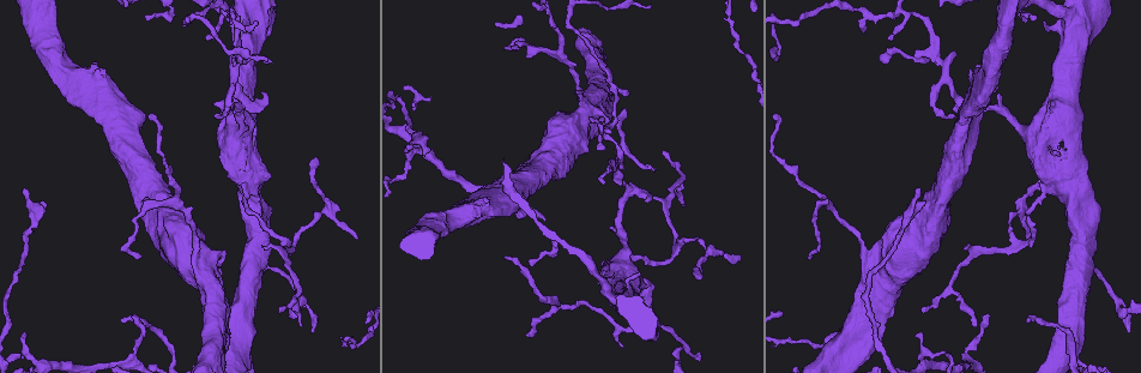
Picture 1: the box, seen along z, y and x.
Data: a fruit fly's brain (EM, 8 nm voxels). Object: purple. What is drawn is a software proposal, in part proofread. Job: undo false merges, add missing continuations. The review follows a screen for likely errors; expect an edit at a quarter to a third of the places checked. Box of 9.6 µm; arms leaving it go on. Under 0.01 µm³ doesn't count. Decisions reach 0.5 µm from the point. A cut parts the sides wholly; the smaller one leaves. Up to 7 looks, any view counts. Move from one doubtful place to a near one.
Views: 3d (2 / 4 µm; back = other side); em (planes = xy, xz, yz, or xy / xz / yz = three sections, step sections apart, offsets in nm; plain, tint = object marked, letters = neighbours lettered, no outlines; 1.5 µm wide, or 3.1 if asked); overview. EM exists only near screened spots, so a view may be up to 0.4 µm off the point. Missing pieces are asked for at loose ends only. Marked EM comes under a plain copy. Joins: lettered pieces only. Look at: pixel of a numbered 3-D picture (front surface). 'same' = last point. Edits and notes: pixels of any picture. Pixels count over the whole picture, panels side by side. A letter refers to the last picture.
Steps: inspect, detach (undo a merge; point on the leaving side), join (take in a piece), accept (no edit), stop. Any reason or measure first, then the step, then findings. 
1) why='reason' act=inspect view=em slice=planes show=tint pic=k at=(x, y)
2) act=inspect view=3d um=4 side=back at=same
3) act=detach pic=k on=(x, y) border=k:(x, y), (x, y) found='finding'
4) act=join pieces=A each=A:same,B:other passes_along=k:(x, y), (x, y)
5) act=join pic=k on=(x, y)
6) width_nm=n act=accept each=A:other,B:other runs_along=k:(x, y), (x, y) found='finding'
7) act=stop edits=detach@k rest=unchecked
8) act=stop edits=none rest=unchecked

why='branch stops here' act=inspect view=3d um=4 side=back pic=1 at=(639, 271)

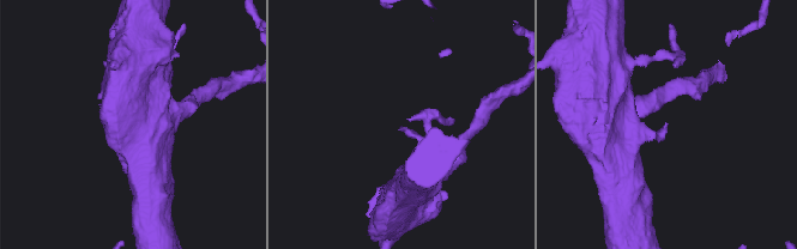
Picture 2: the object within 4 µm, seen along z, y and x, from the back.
why='shape alone is not enough' act=inspect view=em slice=planes show=letters pic=2 at=(666, 123)

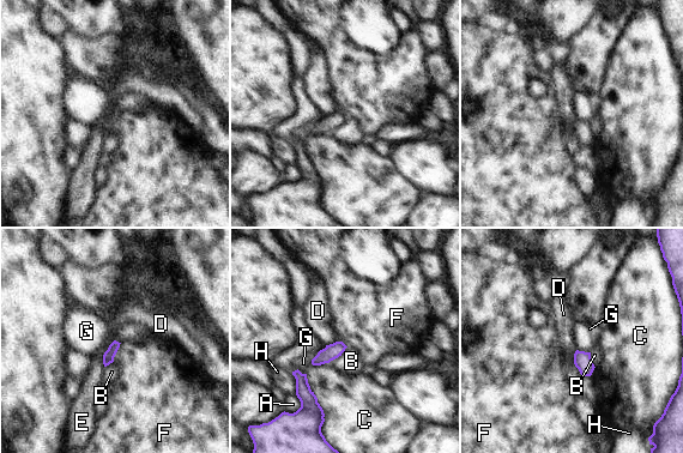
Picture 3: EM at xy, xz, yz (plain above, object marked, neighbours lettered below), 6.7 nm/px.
act=accept each=A:other,B:other,C:other,D:other,E:other,F:other,G:other,H:other border=3:(109, 346), (103, 355), (104, 367) found='no lettered piece goes on from it'

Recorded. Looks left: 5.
why='branch stops here' act=inspect view=3d um=2 side=back pic=1 at=(225, 258)

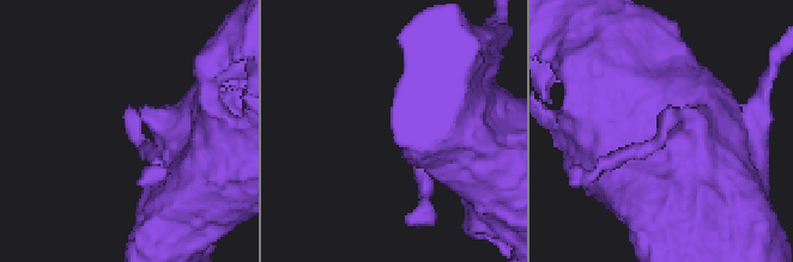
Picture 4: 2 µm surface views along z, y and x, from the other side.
why='now the EM' act=inspect view=em slice=planes show=letters pic=4 at=(657, 134)

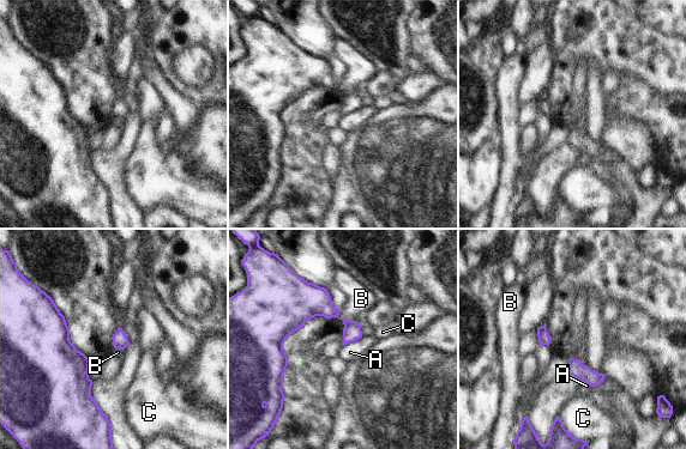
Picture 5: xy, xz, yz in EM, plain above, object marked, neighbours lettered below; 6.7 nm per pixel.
act=accept each=A:other,B:other,C:other border=5:(362, 337), (344, 345) found='no lettered piece goes on from it'

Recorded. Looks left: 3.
why='thin end' act=inspect view=em slice=planes show=tint pic=1 at=(26, 334)

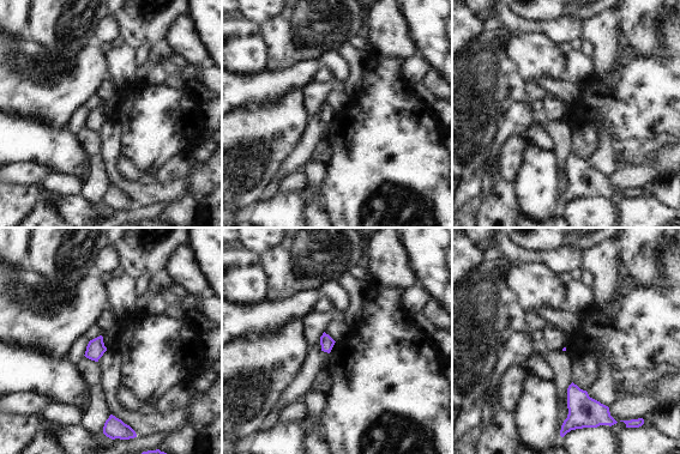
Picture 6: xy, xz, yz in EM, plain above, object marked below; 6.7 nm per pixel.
why='see the neighbours' act=inspect view=em slice=planes show=letters at=same

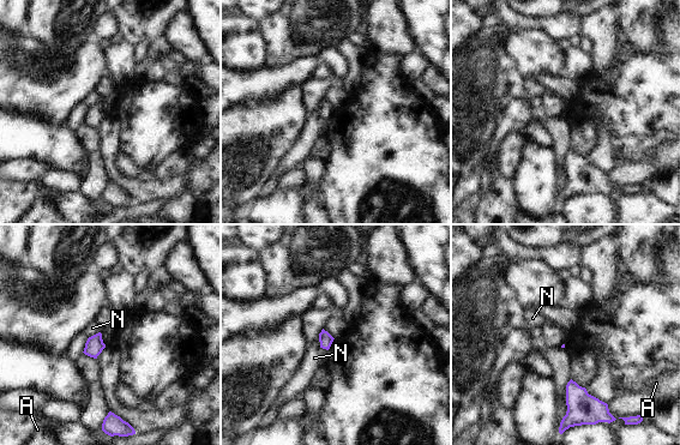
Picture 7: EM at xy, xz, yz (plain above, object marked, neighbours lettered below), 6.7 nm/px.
longest_contact=N:120nm act=accept each=A:other,N:other border=7:(318, 336), (319, 344), (328, 350) found='none of them fits'

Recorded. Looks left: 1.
act=stop edits=none rest=unchecked

